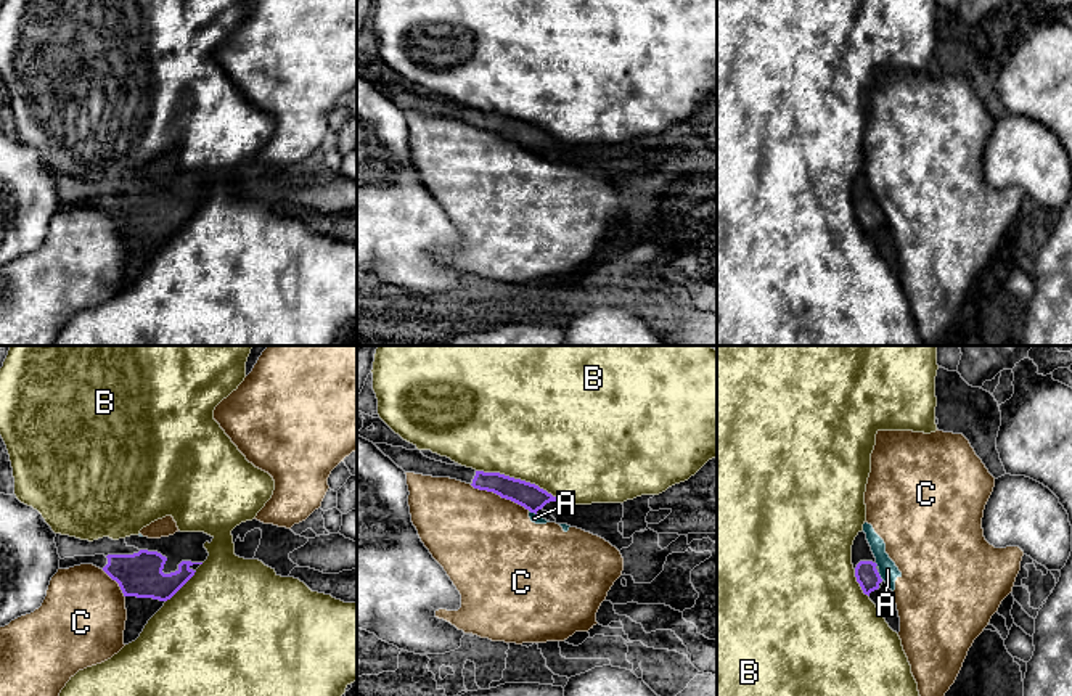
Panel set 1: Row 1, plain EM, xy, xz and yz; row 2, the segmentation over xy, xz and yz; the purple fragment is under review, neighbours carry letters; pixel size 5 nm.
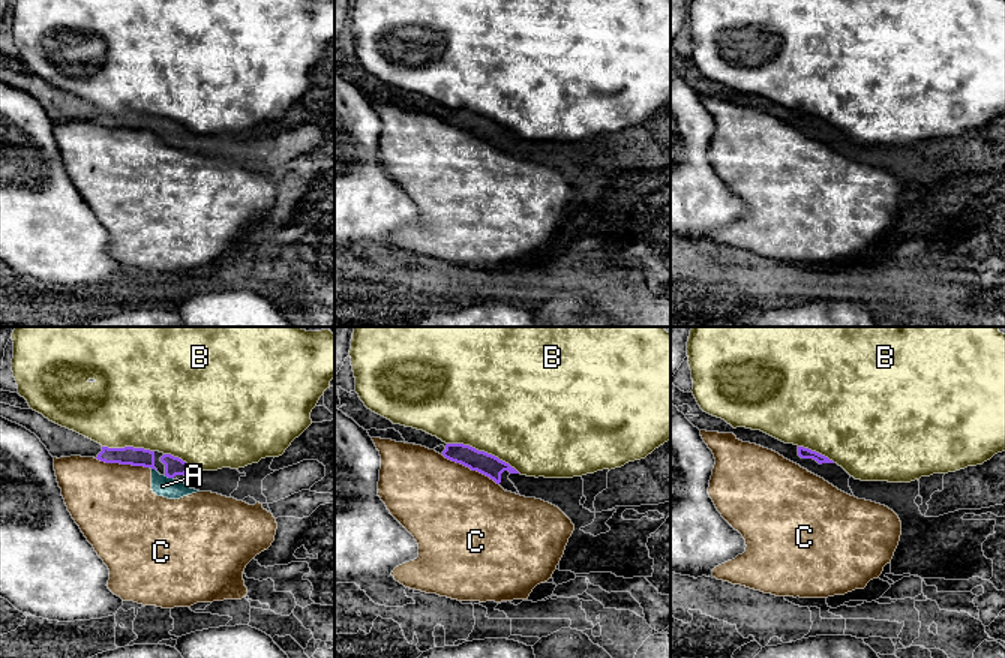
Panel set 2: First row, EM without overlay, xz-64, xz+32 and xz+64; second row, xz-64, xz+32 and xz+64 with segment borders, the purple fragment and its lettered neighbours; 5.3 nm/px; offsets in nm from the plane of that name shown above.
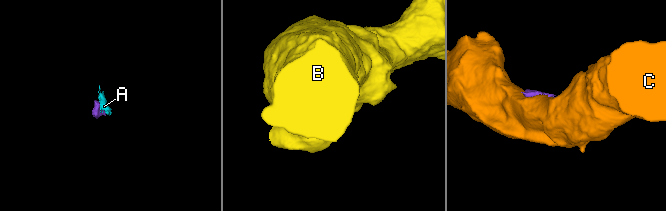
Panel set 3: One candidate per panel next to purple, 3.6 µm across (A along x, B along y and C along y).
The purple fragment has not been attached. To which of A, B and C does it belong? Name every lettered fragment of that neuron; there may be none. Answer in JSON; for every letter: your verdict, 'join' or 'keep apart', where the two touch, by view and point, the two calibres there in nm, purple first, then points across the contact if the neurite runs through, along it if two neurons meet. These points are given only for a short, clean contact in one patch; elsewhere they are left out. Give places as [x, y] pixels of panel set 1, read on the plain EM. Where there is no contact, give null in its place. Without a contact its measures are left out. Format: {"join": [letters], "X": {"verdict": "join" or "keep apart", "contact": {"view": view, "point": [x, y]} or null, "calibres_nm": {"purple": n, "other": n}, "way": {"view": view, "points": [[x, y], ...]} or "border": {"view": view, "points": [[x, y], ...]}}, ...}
{"join": [], "A": {"verdict": "keep apart", "contact": {"view": "yz", "point": [879, 216]}, "calibres_nm": {"purple": 120, "other": 90}, "border": {"view": "yz", "points": [[878, 212], [883, 219]]}}, "B": {"verdict": "keep apart", "contact": {"view": "xz", "point": [518, 119]}, "calibres_nm": {"purple": 130, "other": 500}}, "C": {"verdict": "keep apart", "contact": {"view": "xz", "point": [500, 135]}, "calibres_nm": {"purple": 130, "other": 480}, "border": {"view": "xz", "points": [[470, 124], [492, 131], [529, 150]]}}}

